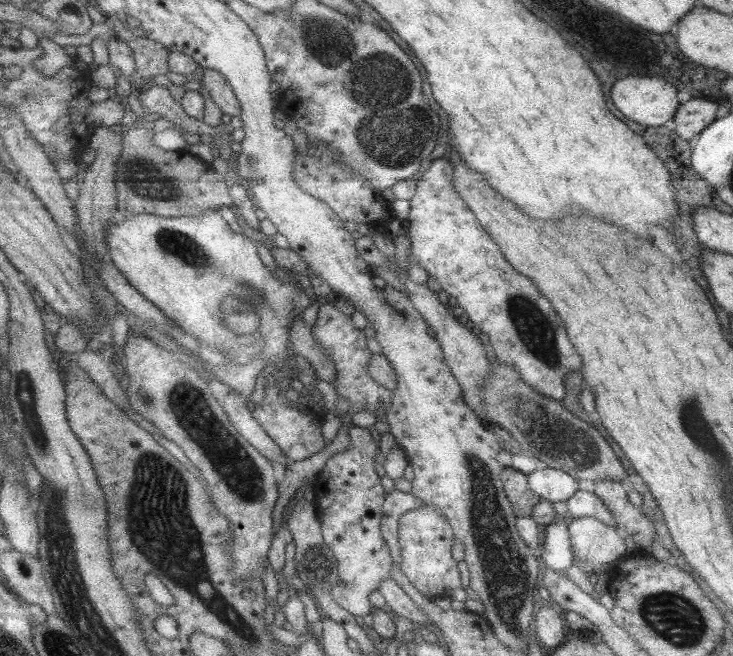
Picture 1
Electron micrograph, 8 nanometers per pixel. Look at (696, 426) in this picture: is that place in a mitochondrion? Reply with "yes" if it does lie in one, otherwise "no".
yes

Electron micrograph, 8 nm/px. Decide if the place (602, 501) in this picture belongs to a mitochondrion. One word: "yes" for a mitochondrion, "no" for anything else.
no

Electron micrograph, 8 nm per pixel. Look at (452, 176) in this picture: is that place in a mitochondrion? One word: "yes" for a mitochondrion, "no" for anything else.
no

